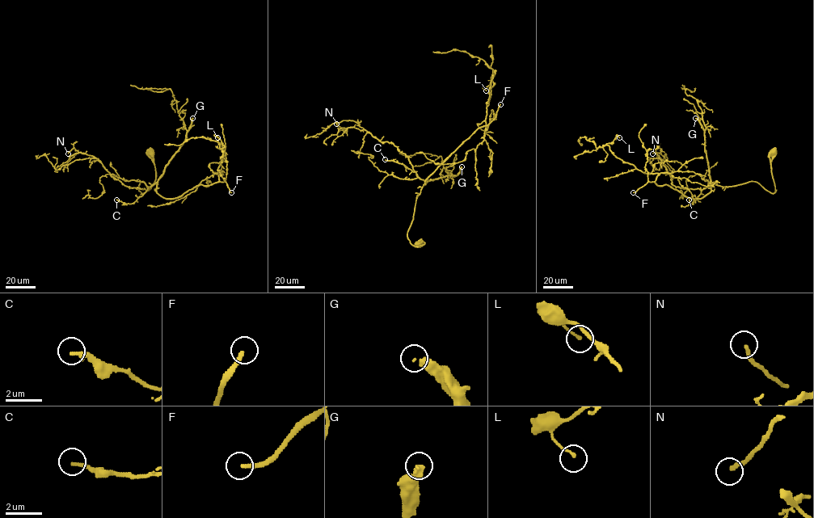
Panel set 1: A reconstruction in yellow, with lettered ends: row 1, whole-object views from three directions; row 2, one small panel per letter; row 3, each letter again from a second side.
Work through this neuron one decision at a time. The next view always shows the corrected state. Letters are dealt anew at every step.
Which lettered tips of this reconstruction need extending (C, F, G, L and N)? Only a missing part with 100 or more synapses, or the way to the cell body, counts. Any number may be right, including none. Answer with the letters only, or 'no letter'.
F, G

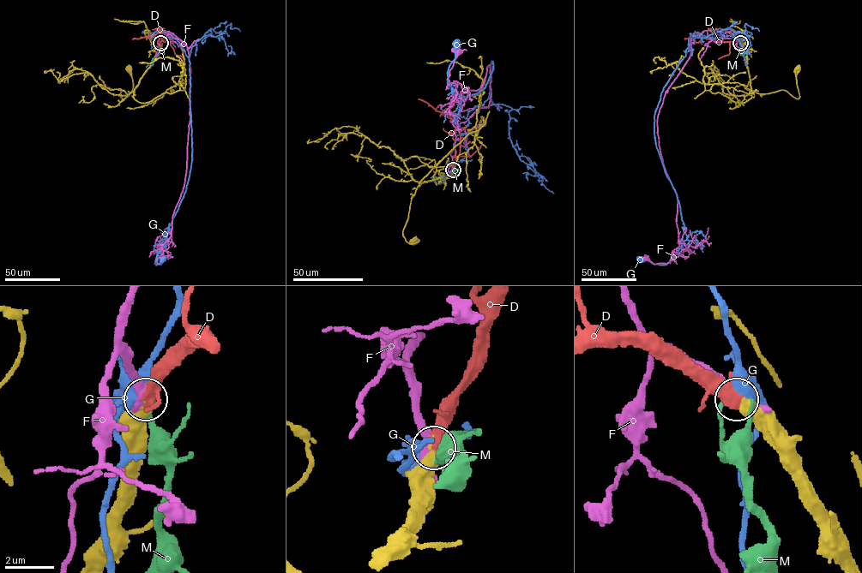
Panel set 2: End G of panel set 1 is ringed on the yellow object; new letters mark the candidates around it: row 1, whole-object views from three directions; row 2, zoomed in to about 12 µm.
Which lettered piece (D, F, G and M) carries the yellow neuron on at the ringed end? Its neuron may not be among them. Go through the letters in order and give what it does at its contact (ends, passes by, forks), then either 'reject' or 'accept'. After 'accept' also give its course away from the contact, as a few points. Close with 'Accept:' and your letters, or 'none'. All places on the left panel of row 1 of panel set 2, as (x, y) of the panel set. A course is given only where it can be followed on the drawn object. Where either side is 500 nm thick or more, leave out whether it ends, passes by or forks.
D: accept | via (160, 43), (165, 39), (158, 36), (132, 38)
F: reject
G: reject
M: reject
Accept: D

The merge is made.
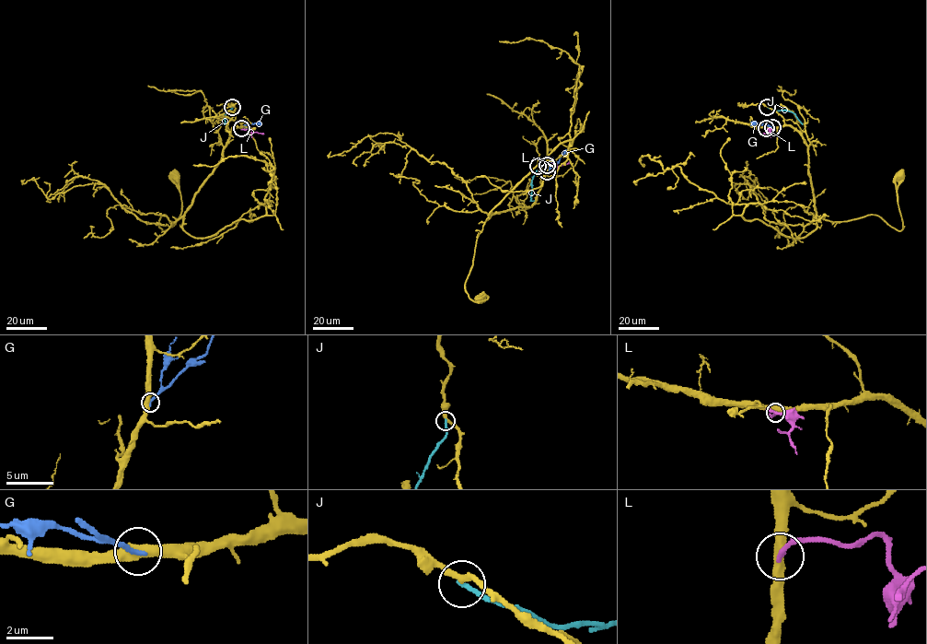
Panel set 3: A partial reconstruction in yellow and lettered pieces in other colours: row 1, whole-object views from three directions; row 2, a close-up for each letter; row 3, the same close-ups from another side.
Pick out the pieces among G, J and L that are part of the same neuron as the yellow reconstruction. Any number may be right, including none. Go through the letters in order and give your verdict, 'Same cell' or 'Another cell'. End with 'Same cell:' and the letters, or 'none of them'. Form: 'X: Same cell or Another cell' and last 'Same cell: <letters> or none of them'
G: Another cell
J: Another cell
L: Another cell
Same cell: none of them

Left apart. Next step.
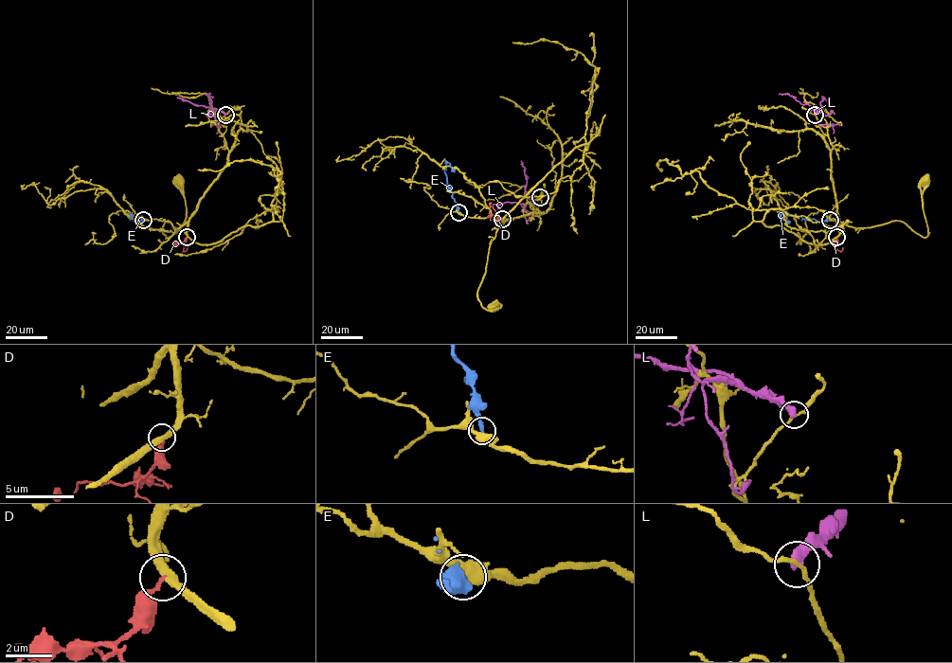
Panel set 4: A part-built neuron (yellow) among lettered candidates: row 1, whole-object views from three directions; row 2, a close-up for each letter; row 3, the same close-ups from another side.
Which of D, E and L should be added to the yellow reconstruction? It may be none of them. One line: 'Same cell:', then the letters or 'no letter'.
Same cell: no letter

